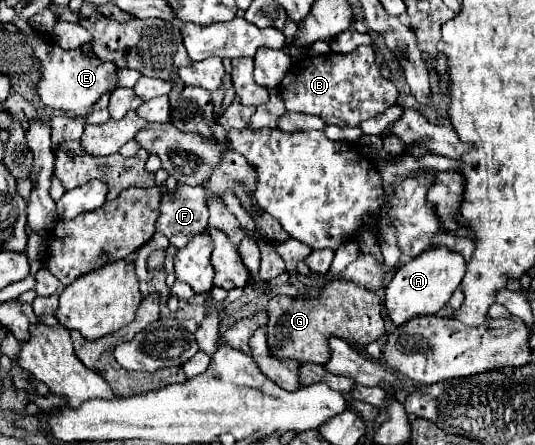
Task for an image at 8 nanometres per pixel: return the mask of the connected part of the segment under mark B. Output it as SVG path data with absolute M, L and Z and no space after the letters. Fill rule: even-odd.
M360 45L350 53L328 53L296 61L280 87L288 111L318 115L326 125L338 127L358 127L362 121L378 117L396 105L398 99L396 85L380 75L376 53L370 45Z

